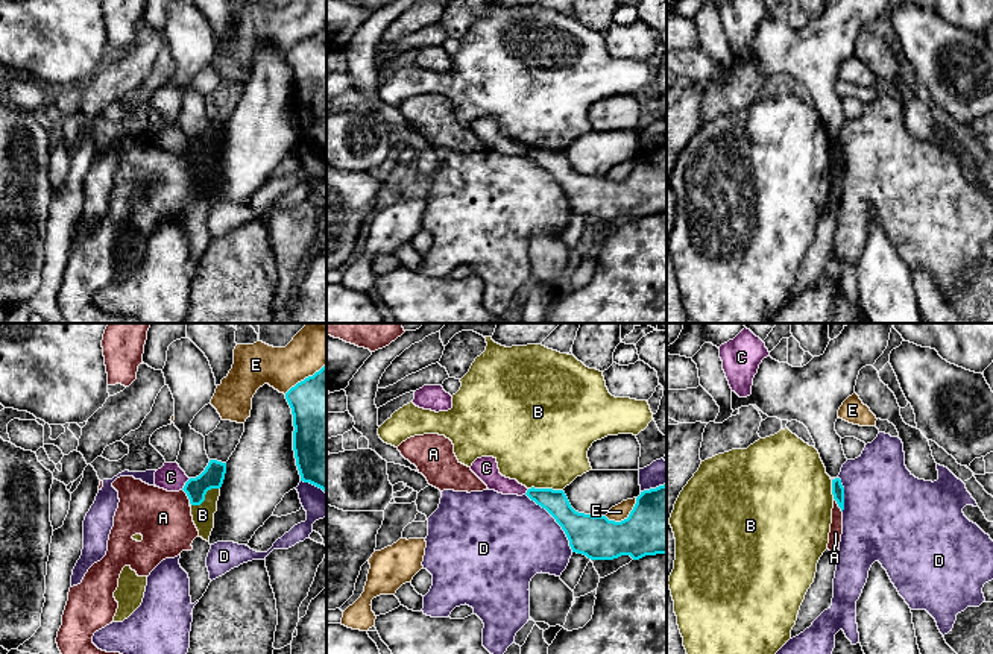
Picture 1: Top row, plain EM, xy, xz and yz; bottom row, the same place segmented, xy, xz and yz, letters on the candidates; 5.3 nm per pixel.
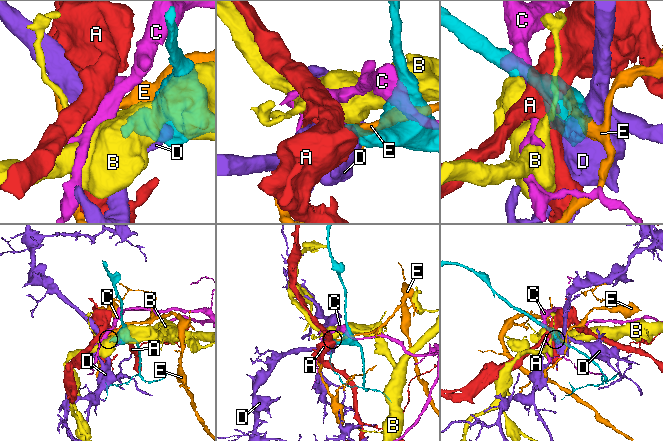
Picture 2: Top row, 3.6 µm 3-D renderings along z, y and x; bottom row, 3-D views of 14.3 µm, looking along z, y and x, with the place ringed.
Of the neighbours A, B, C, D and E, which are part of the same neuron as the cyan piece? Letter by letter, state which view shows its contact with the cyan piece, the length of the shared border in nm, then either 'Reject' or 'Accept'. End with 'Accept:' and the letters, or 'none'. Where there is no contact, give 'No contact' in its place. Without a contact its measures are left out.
A: Touches cyan in xy. Shared border 90 nm. Reject
B: Touches cyan in xy. Shared border 180 nm. Reject
C: Touches cyan in xy. Shared border 80 nm. Reject
D: Touches cyan in xz. Shared border 400 nm. Reject
E: Touches cyan in xz. Shared border 200 nm. Reject
Accept: none

